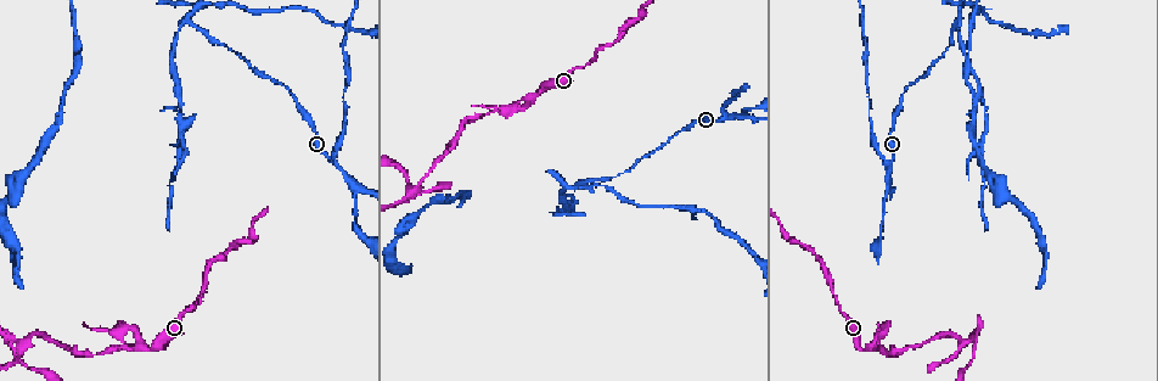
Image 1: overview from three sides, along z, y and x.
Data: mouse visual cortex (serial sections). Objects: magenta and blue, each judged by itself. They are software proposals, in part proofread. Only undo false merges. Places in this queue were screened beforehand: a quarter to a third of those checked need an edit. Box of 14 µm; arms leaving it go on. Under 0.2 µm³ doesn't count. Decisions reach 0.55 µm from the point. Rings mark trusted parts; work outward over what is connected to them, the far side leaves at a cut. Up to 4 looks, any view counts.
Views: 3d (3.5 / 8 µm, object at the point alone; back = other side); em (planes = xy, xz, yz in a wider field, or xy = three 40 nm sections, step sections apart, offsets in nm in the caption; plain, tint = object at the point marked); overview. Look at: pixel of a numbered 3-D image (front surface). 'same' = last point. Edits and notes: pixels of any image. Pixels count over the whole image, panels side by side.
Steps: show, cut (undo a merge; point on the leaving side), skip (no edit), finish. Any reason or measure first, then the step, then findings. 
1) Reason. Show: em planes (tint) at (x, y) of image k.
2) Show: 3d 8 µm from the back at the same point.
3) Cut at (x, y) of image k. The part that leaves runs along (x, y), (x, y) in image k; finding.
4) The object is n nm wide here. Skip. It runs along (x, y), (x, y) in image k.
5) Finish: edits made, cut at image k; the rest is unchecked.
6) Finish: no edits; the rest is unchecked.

A narrow waist. Show: 3d 3.5 µm at (540, 91) of image 1.

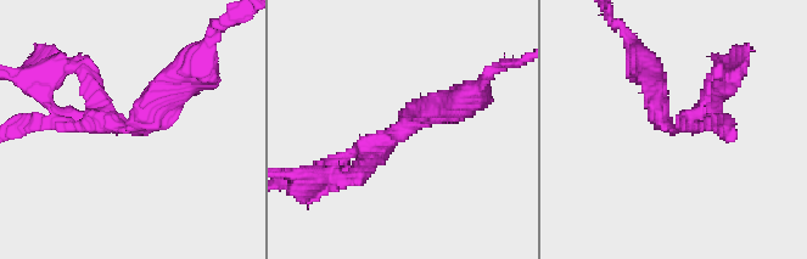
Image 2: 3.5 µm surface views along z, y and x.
Show: em xy step 1 (tint) at (677, 128) of image 2.

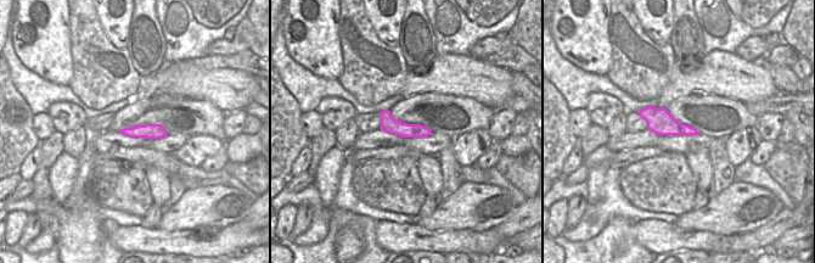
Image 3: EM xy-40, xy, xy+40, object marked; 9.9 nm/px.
Skip. It runs along (458, 103), (334, 159) in image 2; one cell here.

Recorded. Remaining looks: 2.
Show: 3d 8 µm from the back at (11, 340) of image 1.

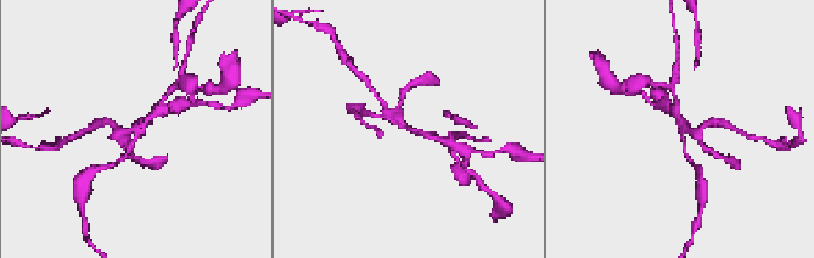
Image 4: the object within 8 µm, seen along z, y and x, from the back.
3 arms meet here; the arms are 100, 200, 200 nm wide; need the tissue. Show: em xy step 1 (tint) at (138, 134) of image 4.

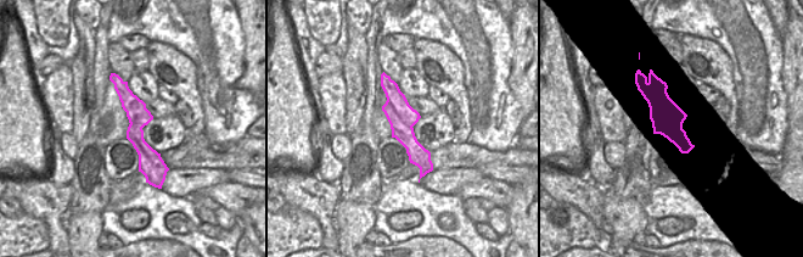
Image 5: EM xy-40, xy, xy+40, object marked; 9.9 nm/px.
Cut at (177, 85) of image 4. The part that leaves runs along (136, 133), (125, 156), (104, 167) in image 4; two cells meet here.

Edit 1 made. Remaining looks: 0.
Finish: edits made, cut at image 4; the rest is unchecked.

